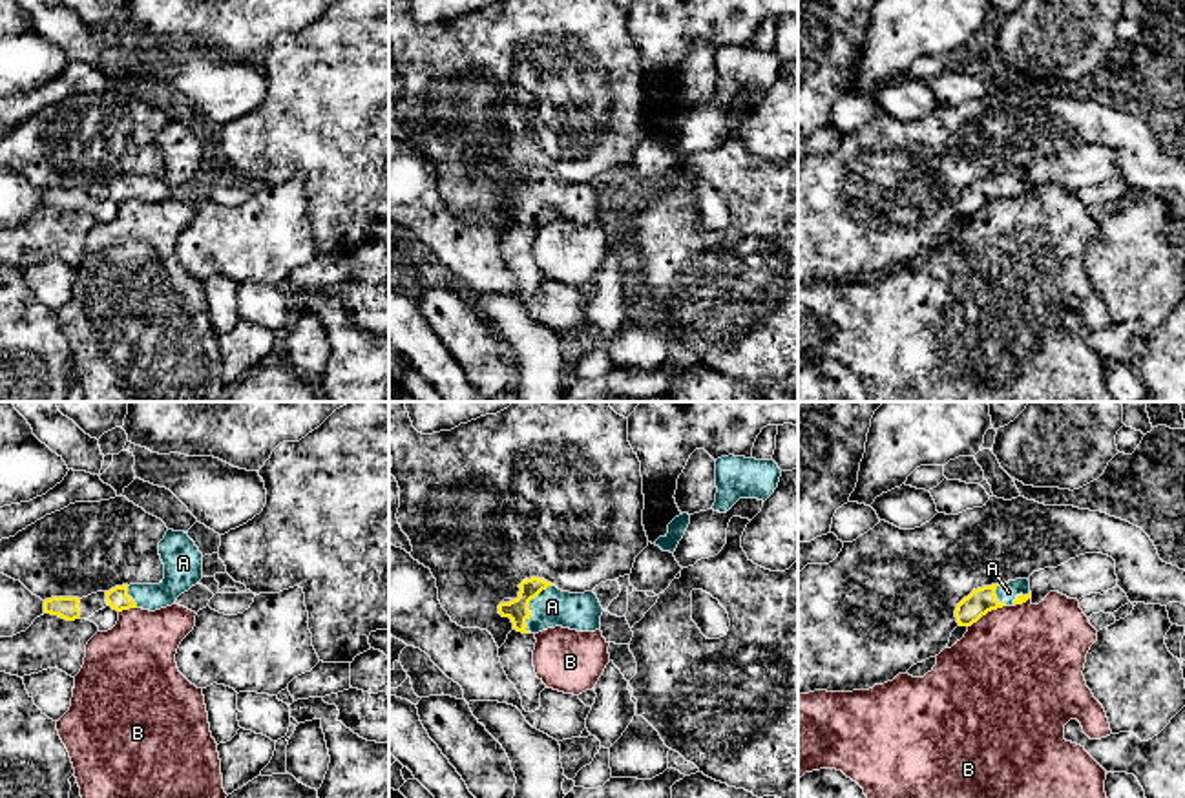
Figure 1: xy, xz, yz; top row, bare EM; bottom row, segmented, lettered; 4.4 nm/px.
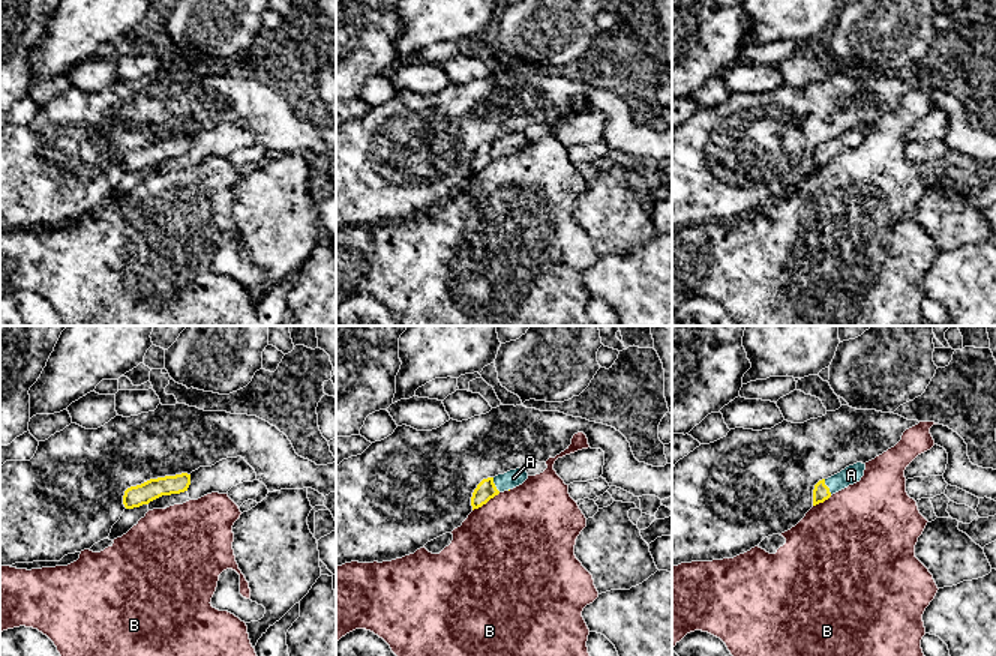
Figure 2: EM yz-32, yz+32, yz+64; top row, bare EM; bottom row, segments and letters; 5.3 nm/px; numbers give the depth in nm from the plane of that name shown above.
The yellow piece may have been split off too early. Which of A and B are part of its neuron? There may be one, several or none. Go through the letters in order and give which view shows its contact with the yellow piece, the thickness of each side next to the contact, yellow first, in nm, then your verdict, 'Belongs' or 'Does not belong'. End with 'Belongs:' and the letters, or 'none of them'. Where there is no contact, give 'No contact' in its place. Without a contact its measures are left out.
A: Touches yellow in xz. Thickness 100 nm (yellow) against 170 nm. Belongs
B: Touches yellow in yz. Thickness 120 nm (yellow) against 480 nm. Does not belong
Belongs: A

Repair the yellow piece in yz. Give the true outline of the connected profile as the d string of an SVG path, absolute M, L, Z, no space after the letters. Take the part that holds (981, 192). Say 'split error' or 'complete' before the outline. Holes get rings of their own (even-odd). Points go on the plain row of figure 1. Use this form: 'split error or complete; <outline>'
split error; M1015 170L1004 175L991 175L973 181L955 201L959 217L971 217L982 206L1002 197L1022 195L1032 188L1030 172Z

